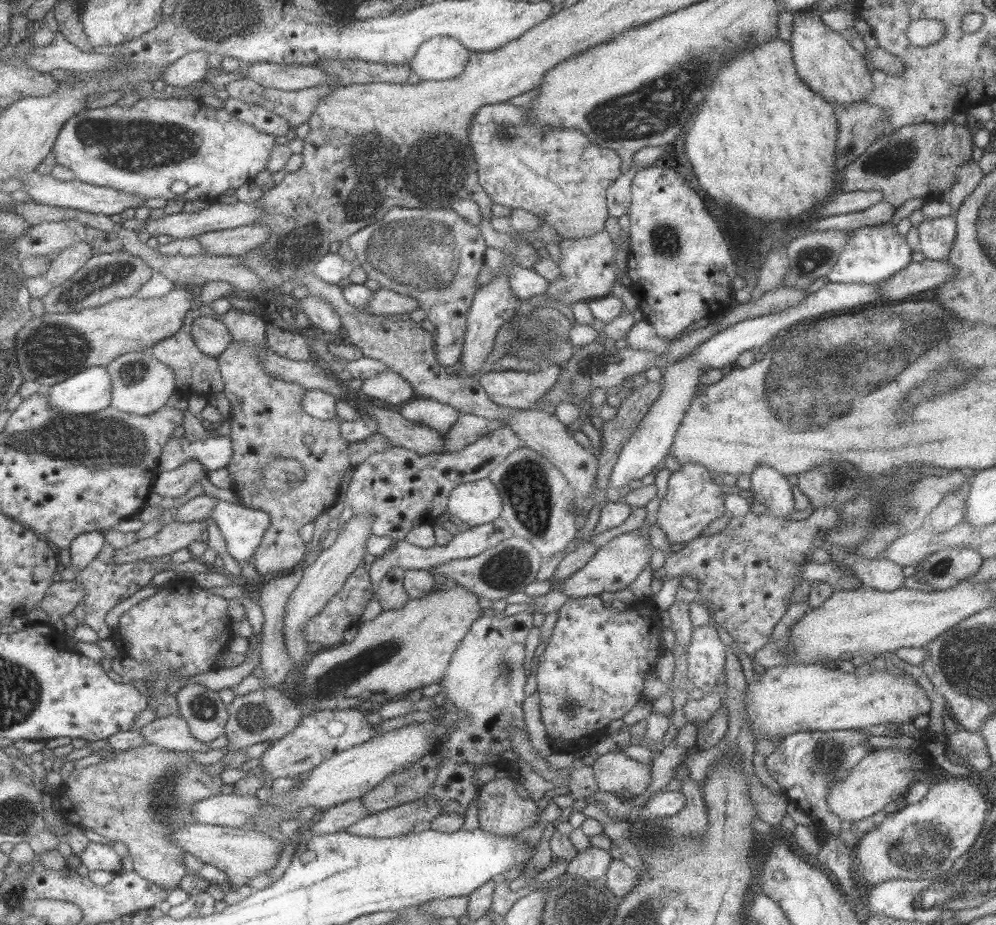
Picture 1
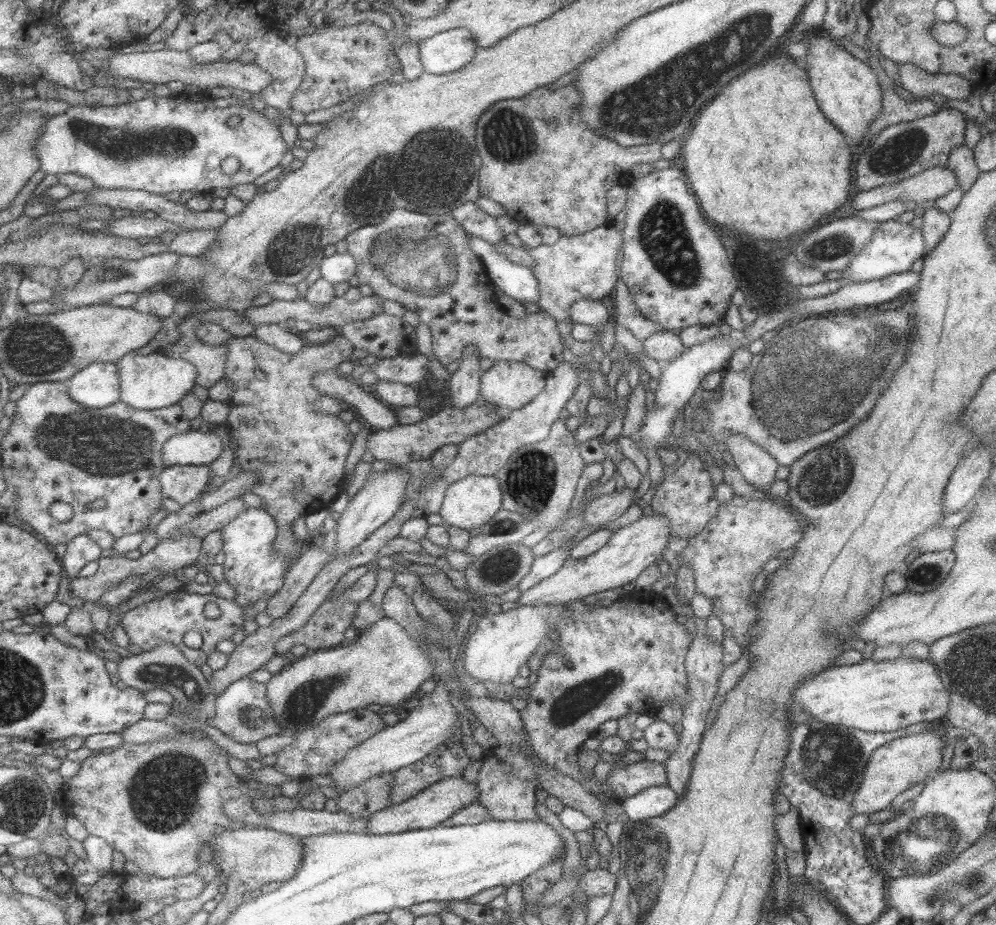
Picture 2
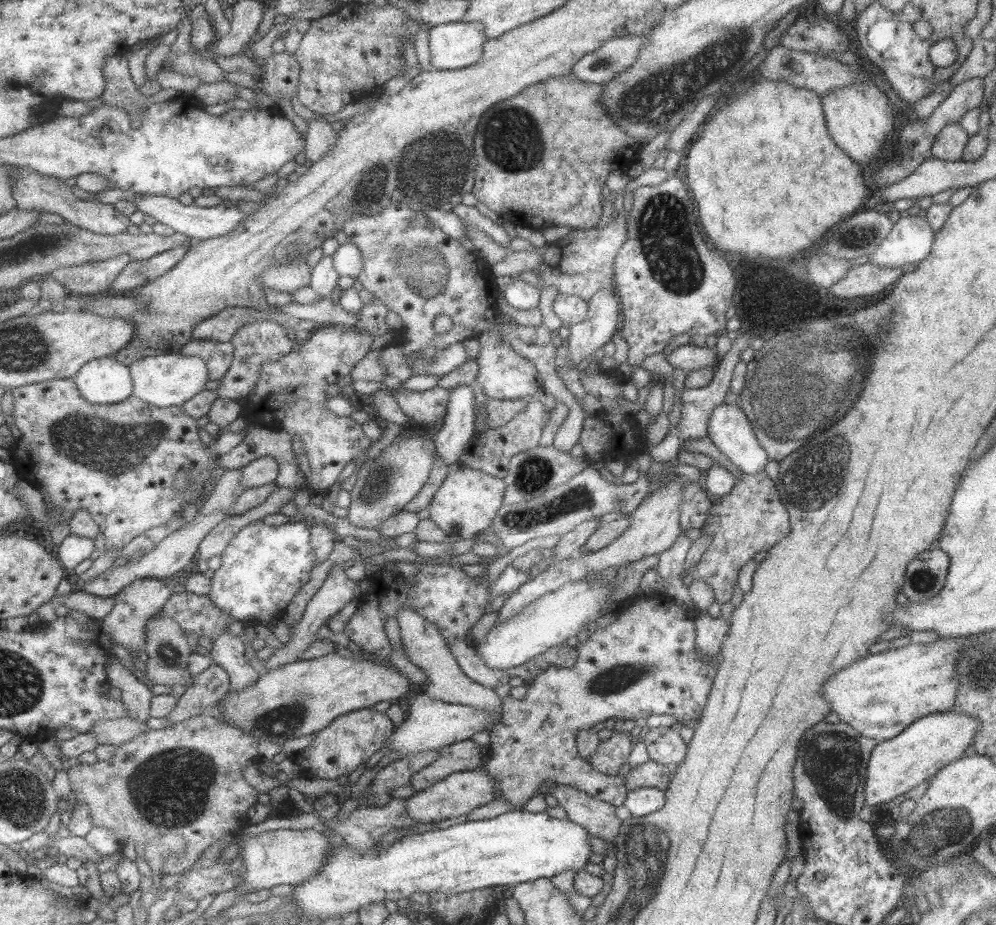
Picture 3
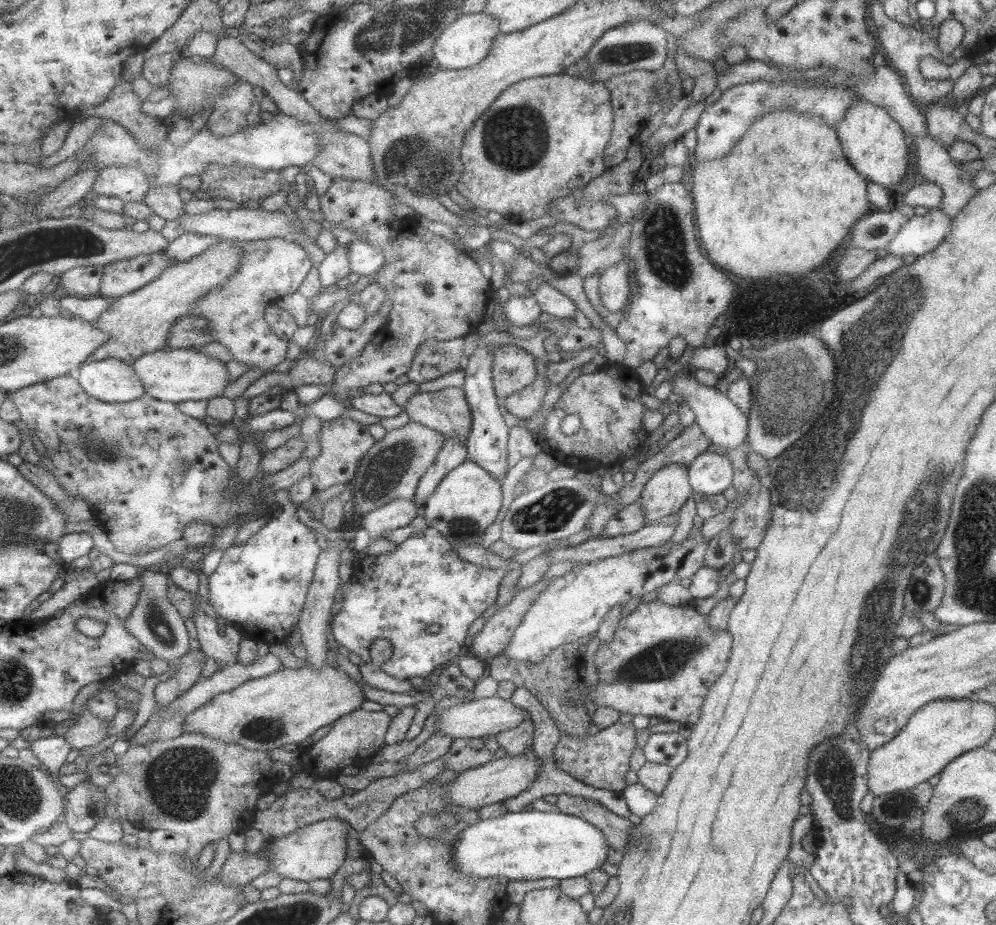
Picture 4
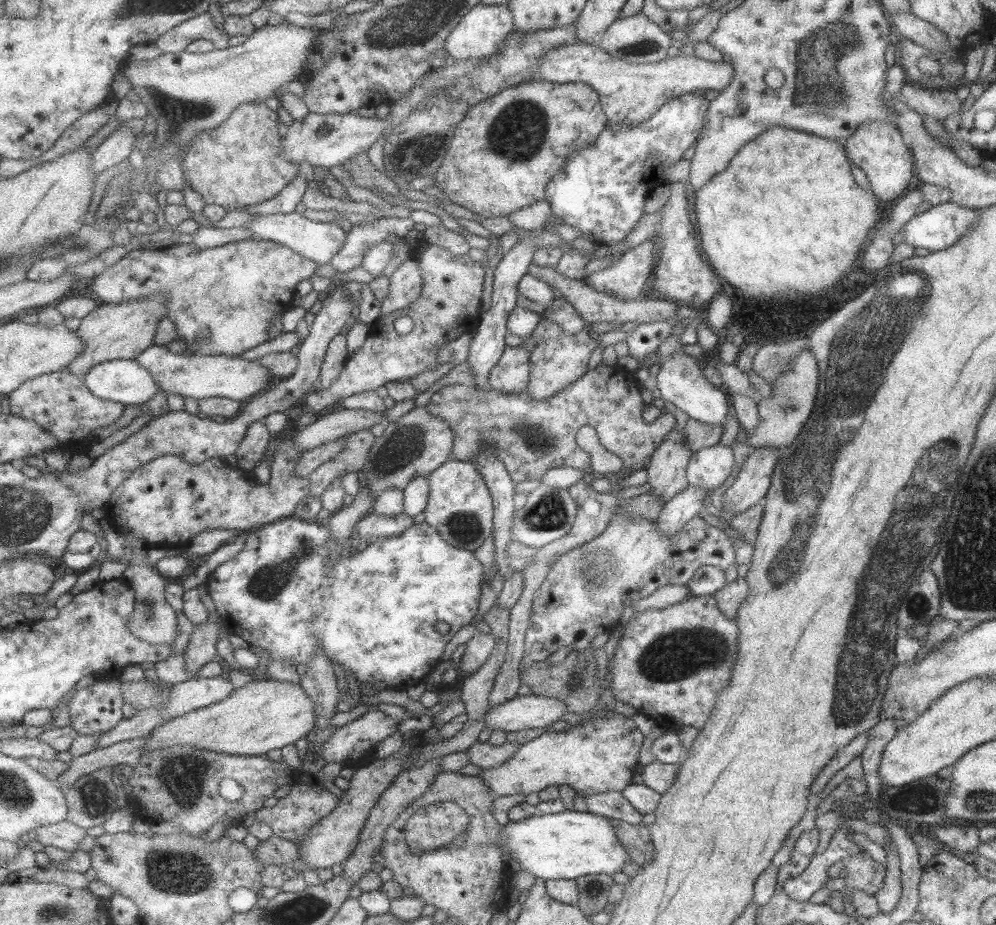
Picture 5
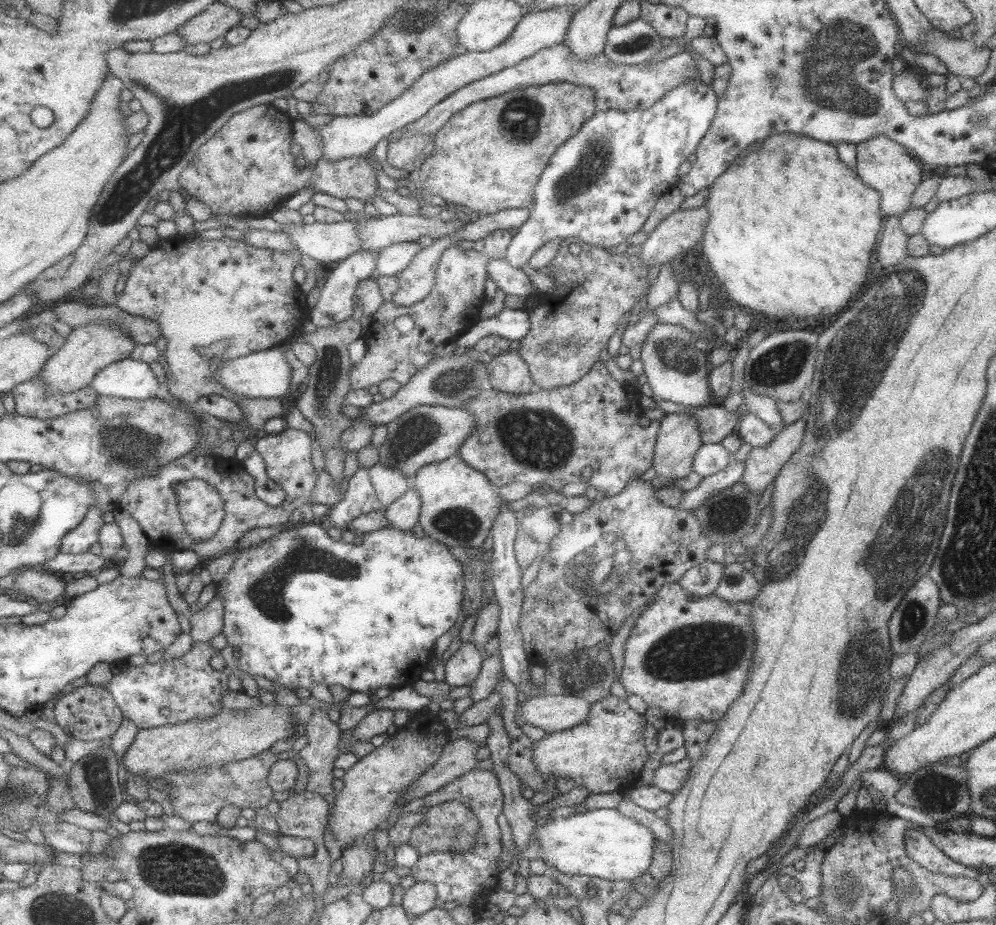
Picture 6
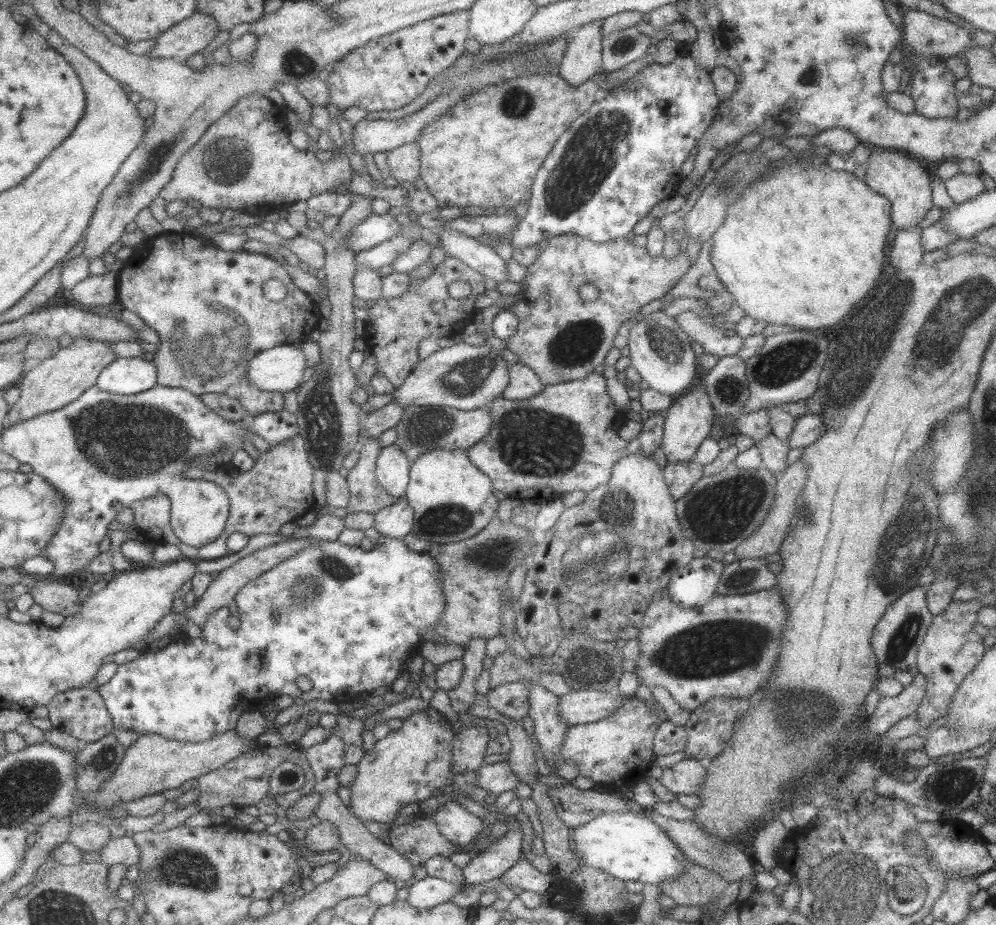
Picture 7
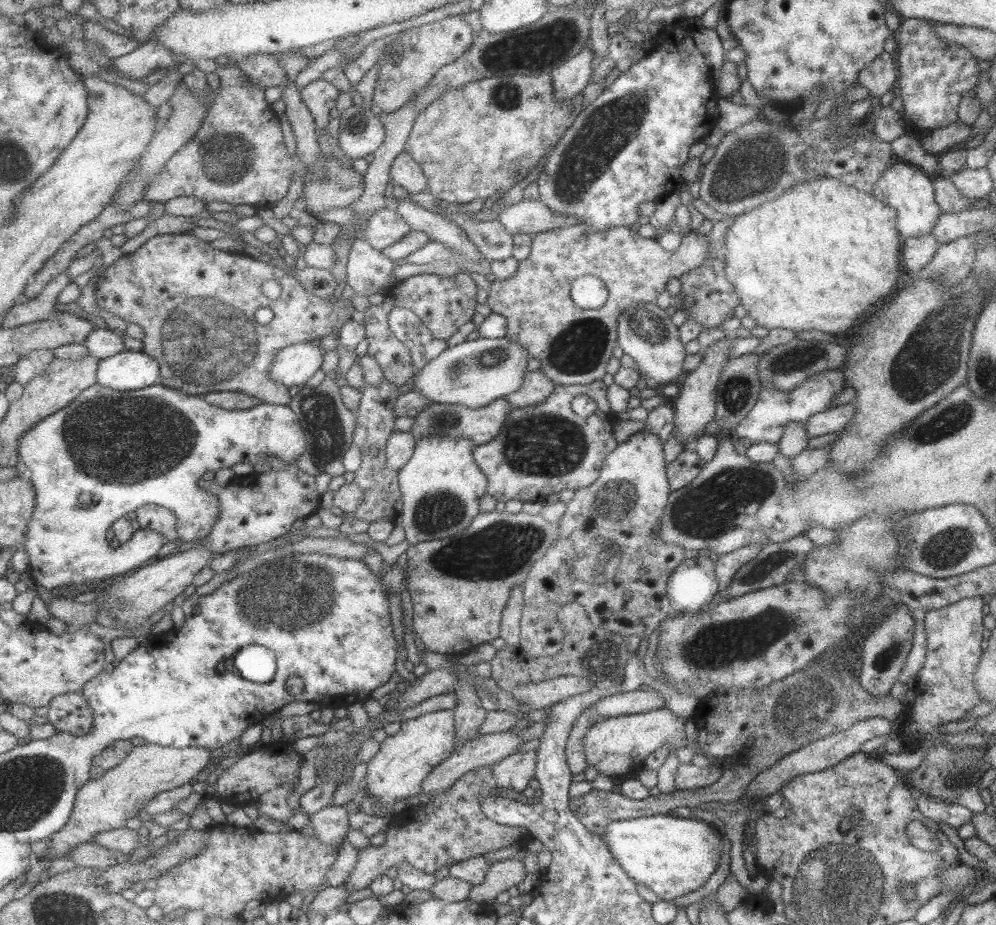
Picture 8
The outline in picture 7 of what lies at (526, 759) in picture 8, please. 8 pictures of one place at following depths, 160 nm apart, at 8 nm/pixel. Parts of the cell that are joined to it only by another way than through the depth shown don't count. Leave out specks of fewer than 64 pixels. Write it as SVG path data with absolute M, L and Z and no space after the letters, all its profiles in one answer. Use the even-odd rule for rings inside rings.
M498 761L492 764L482 764L476 770L476 785L488 792L488 797L494 798L506 790L517 788L520 780L511 770L509 761Z

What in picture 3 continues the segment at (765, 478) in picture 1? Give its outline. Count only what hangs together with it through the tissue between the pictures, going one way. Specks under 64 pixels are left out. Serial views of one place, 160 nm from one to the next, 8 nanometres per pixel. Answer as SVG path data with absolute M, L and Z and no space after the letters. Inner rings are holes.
M718 404L709 414L707 420L707 439L743 474L757 474L763 472L765 464L769 462L767 453L757 443L751 426L745 418L745 413L738 404Z

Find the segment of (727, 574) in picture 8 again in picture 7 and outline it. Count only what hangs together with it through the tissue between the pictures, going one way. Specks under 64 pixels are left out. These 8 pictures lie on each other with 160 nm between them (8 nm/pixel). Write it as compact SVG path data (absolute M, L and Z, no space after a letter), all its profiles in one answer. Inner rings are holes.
M799 459L789 464L789 466L783 470L783 473L777 476L773 505L771 505L771 509L767 511L765 520L734 548L735 561L764 557L765 555L772 555L774 552L778 552L778 548L786 536L786 531L793 521L797 504L801 502L800 492L805 480L807 480L807 470L805 470L803 462L799 462Z

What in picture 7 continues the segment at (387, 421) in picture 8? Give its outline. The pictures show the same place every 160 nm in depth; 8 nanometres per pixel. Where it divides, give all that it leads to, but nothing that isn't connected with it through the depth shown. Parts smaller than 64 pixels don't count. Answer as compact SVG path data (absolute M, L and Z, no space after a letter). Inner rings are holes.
M359 436L357 445L357 463L345 478L349 490L345 511L347 514L367 512L375 515L379 510L397 503L399 499L387 494L375 480L375 460L382 449L379 437Z

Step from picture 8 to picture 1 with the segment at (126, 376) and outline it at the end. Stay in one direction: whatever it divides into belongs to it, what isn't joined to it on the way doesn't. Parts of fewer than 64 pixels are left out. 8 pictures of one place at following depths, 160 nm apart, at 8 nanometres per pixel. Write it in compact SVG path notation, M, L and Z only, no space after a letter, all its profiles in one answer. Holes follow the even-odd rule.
M94 366L66 381L53 385L47 393L50 394L50 398L48 398L52 404L50 407L71 414L91 414L105 410L112 405L114 384L107 367Z

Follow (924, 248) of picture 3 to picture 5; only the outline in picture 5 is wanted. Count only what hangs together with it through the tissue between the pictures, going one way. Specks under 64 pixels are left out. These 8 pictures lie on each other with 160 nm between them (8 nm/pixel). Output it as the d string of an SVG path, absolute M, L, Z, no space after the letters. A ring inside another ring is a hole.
M950 200L931 205L927 211L917 212L903 226L905 244L925 248L931 253L945 250L975 227L979 215L980 209L965 208Z

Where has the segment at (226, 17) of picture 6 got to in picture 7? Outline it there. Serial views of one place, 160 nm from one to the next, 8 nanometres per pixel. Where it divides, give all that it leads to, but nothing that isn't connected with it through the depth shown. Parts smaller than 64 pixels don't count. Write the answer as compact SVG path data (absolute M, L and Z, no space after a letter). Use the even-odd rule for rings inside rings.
M197 12L159 36L148 55L151 58L175 58L185 63L190 56L207 48L219 31L221 28L215 18Z

